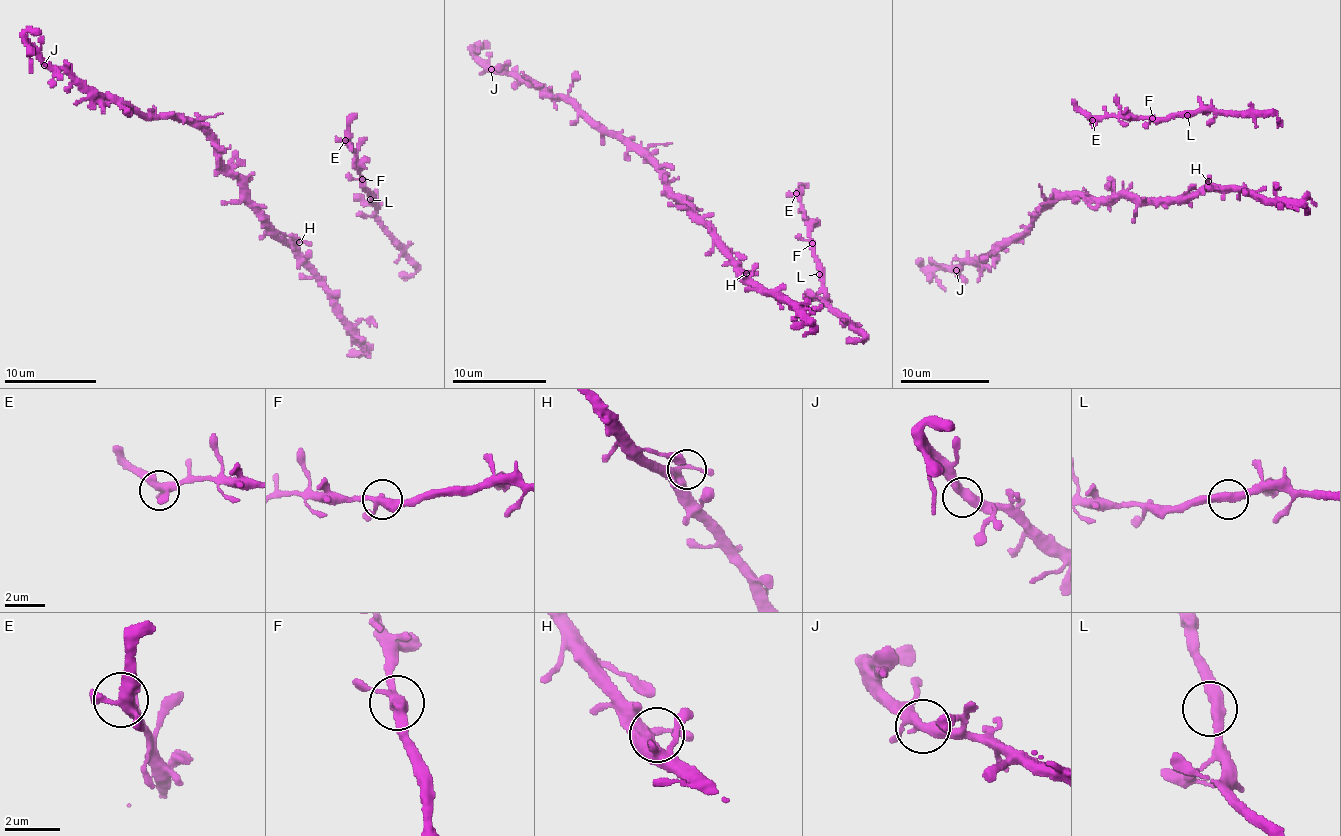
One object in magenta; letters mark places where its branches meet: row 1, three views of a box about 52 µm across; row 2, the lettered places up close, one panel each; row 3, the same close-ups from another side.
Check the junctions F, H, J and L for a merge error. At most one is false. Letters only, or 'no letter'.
no letter

